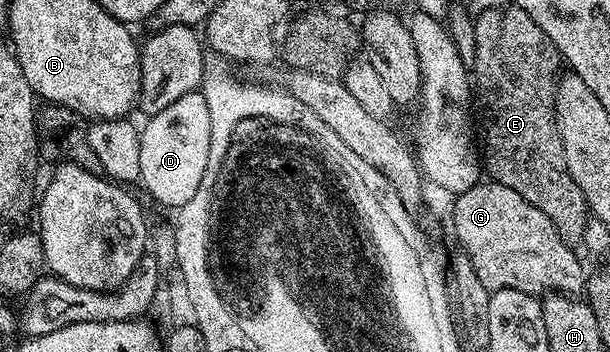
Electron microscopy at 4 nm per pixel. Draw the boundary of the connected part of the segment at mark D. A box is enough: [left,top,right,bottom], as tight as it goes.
[140,91,212,211]

